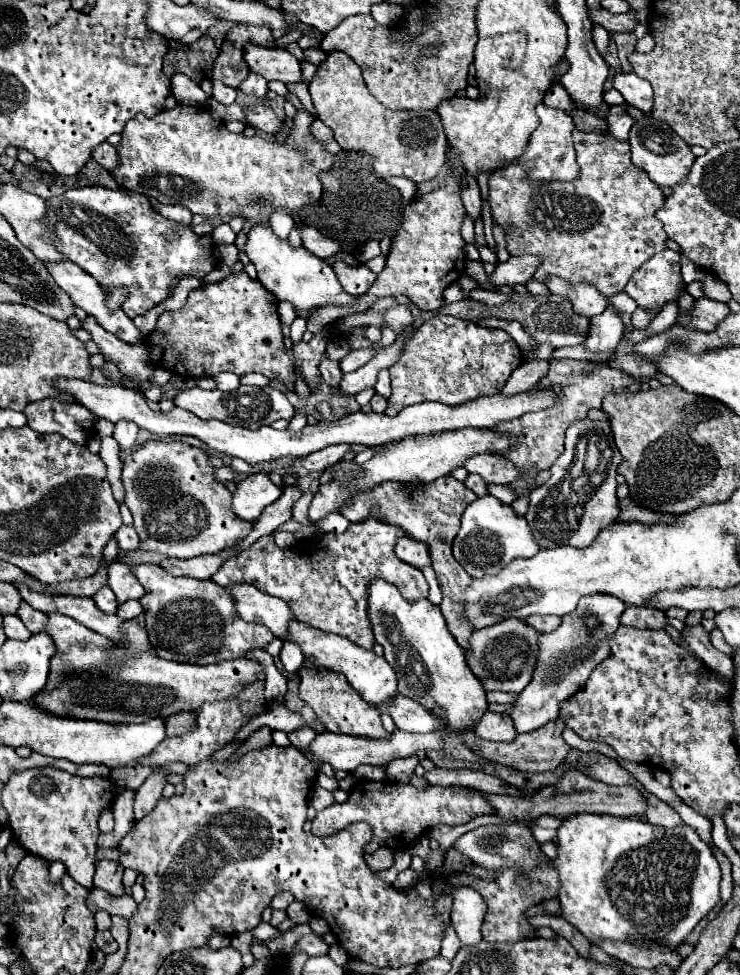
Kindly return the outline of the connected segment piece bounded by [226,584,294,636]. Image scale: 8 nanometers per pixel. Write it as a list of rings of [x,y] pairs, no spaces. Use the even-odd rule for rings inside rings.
[[[234,584],[226,590],[234,598],[236,612],[240,618],[264,624],[274,636],[286,636],[288,620],[294,620],[294,614],[284,600],[272,598],[252,584]]]

